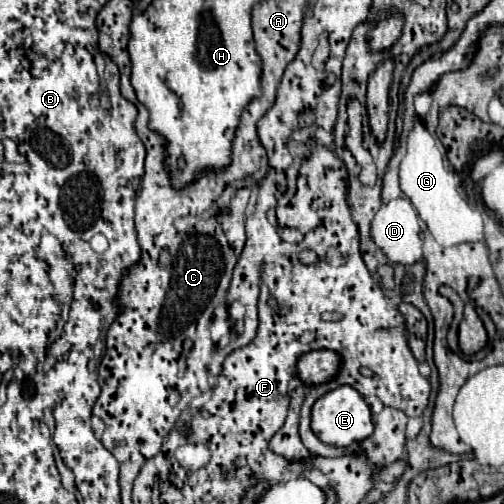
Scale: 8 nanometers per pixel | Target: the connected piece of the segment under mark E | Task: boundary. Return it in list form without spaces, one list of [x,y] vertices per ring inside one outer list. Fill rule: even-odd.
[[[348,385],[336,387],[336,389],[328,391],[326,395],[322,395],[314,403],[314,407],[312,407],[312,431],[316,433],[316,437],[322,443],[328,443],[328,445],[348,447],[352,443],[360,443],[362,439],[372,435],[370,407],[356,389],[352,389]]]

